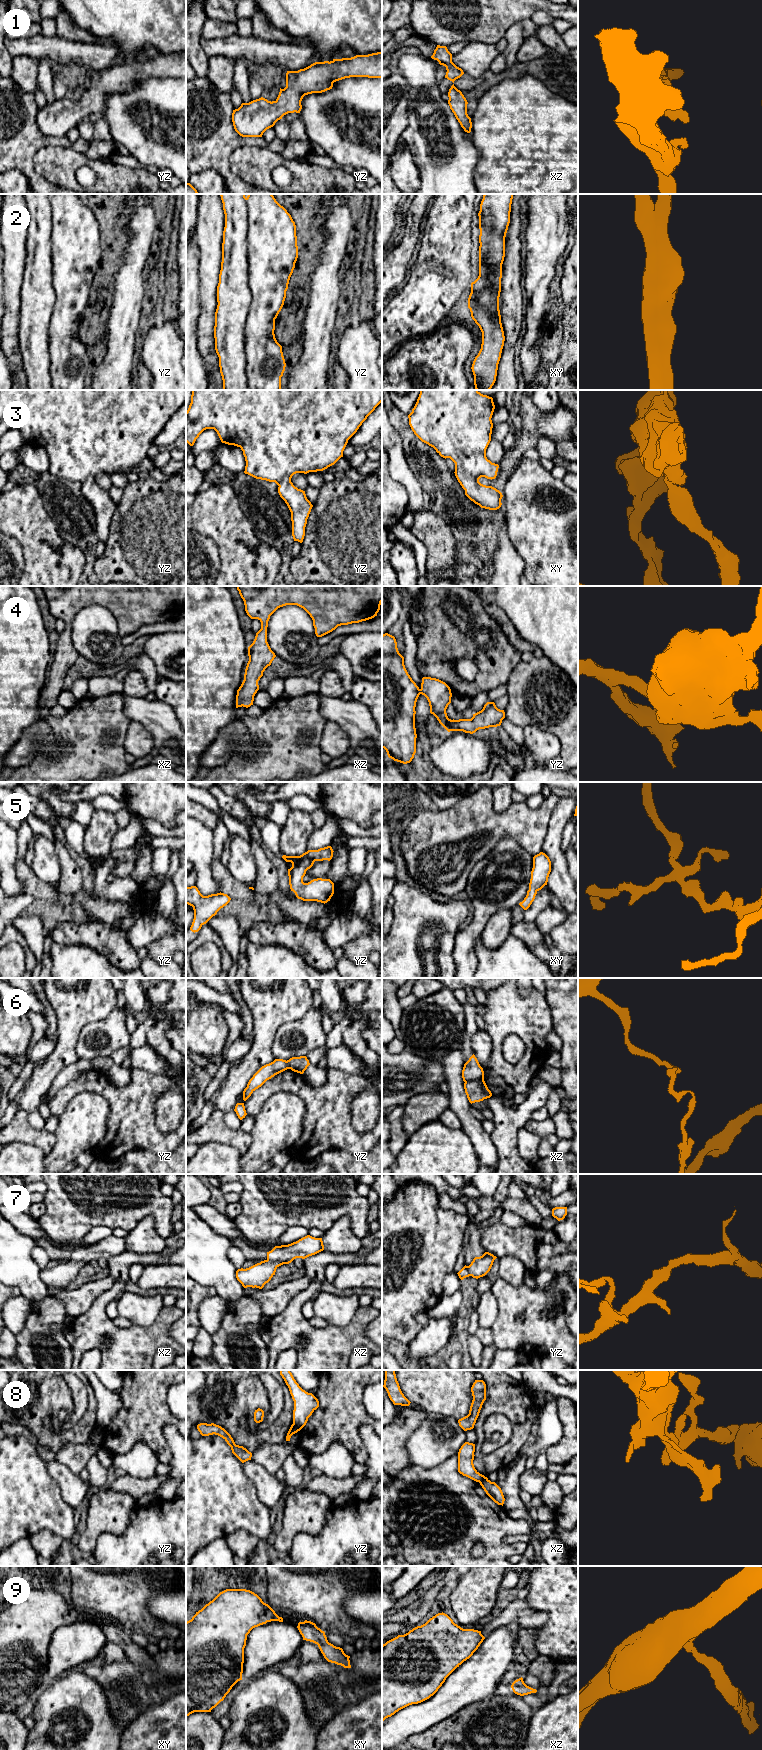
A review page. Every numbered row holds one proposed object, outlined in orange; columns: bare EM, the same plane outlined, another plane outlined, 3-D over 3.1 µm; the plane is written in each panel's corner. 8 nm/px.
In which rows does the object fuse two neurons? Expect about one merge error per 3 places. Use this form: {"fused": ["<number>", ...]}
{"fused": ["2", "6", "8"]}

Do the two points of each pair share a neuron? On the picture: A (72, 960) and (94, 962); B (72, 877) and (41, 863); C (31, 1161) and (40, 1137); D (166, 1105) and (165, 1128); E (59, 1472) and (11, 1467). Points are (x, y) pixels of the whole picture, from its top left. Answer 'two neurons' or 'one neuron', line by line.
A: one neuron
B: two neurons
C: two neurons
D: one neuron
E: two neurons

